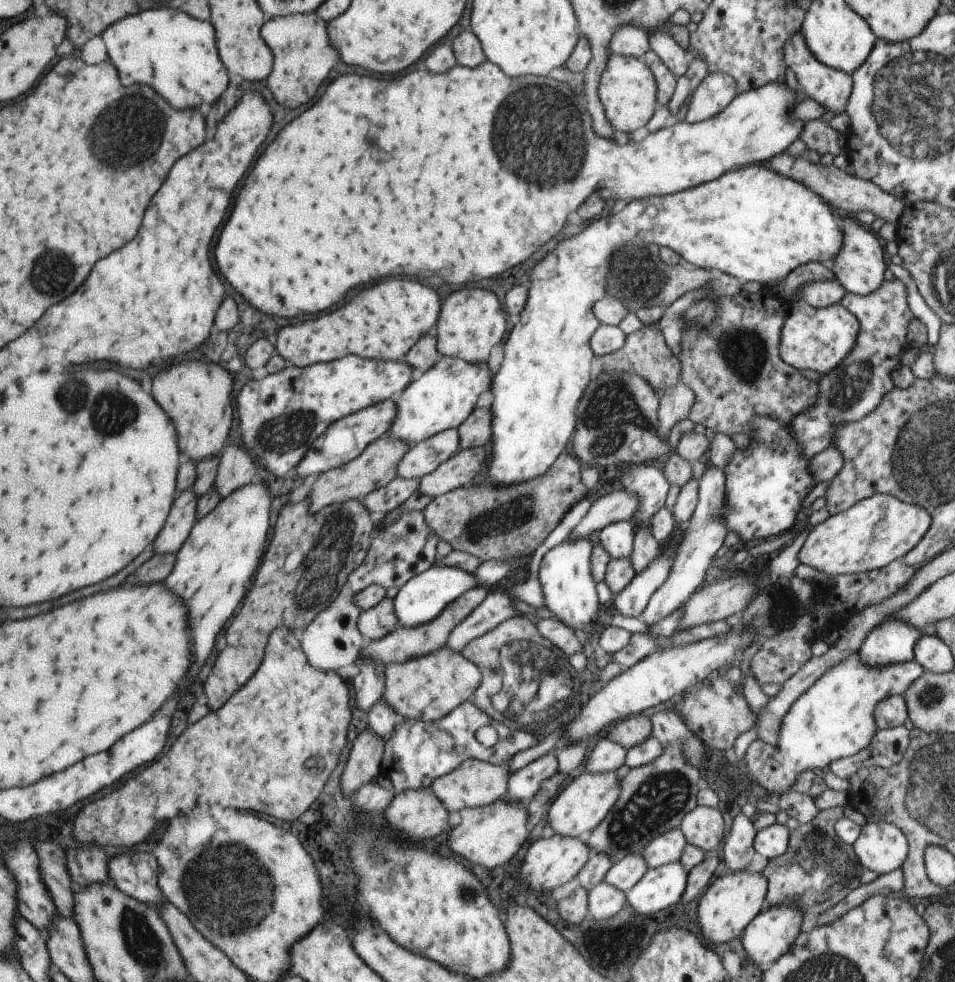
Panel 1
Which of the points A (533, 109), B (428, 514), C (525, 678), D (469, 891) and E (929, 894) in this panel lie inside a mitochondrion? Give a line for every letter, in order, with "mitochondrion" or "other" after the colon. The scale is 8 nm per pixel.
A: mitochondrion
B: other
C: mitochondrion
D: mitochondrion
E: other

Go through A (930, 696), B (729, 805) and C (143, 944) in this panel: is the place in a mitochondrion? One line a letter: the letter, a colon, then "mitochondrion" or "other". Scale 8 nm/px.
A: mitochondrion
B: other
C: mitochondrion

